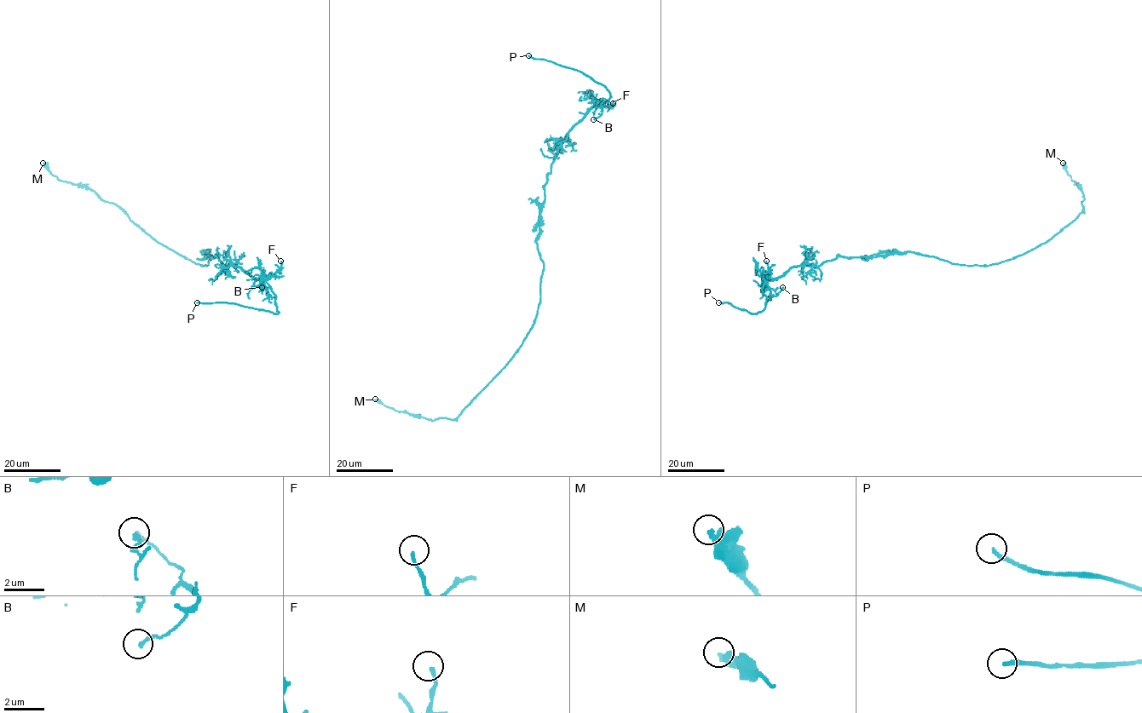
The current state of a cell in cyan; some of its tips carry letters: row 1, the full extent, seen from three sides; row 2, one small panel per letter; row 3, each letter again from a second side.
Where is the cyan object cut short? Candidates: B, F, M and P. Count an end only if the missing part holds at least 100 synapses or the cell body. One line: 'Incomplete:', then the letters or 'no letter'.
Incomplete: P

